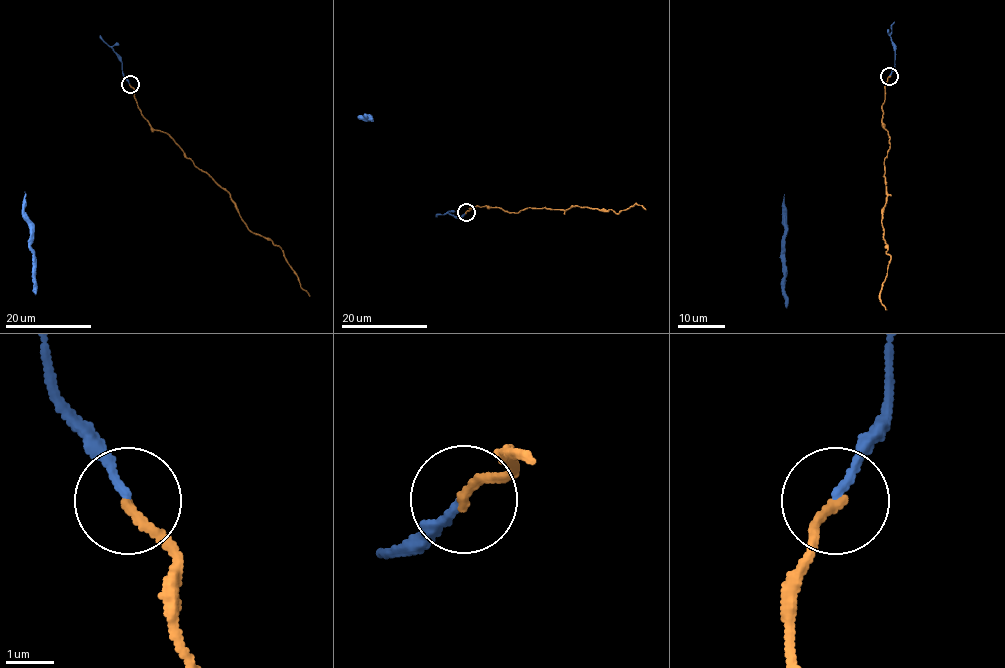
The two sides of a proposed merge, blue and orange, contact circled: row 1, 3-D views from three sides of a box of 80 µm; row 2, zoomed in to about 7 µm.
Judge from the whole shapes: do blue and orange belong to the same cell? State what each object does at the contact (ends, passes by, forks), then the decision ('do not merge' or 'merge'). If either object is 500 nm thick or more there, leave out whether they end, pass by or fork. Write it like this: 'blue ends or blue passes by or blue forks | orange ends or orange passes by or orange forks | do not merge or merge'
blue ends | orange ends | merge

